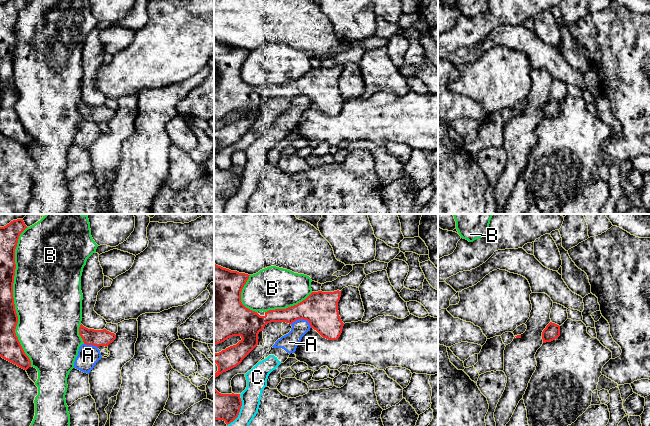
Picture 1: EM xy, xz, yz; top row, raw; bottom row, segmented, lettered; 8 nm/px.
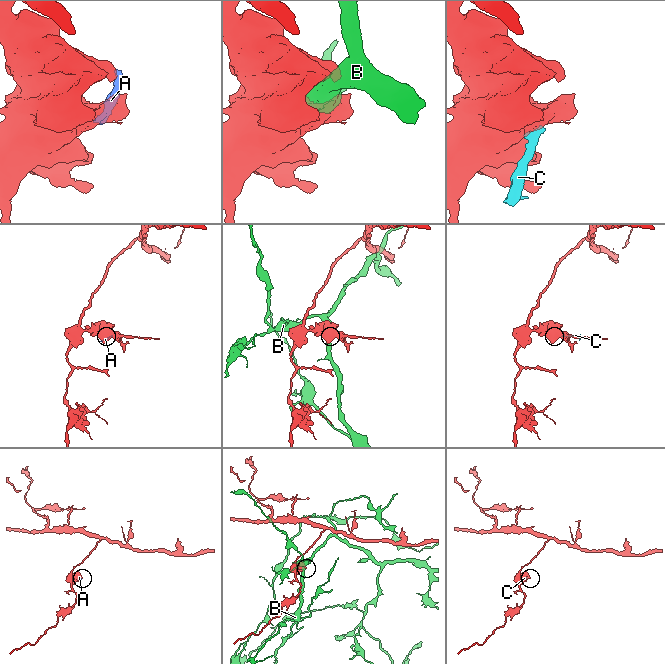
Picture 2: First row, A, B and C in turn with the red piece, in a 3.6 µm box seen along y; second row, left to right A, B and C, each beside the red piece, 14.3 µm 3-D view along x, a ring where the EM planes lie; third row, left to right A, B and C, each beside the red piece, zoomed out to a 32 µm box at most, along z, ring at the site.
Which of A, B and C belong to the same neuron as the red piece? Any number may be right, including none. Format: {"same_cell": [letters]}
{"same_cell": []}

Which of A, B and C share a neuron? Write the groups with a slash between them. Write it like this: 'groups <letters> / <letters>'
groups A C / B

